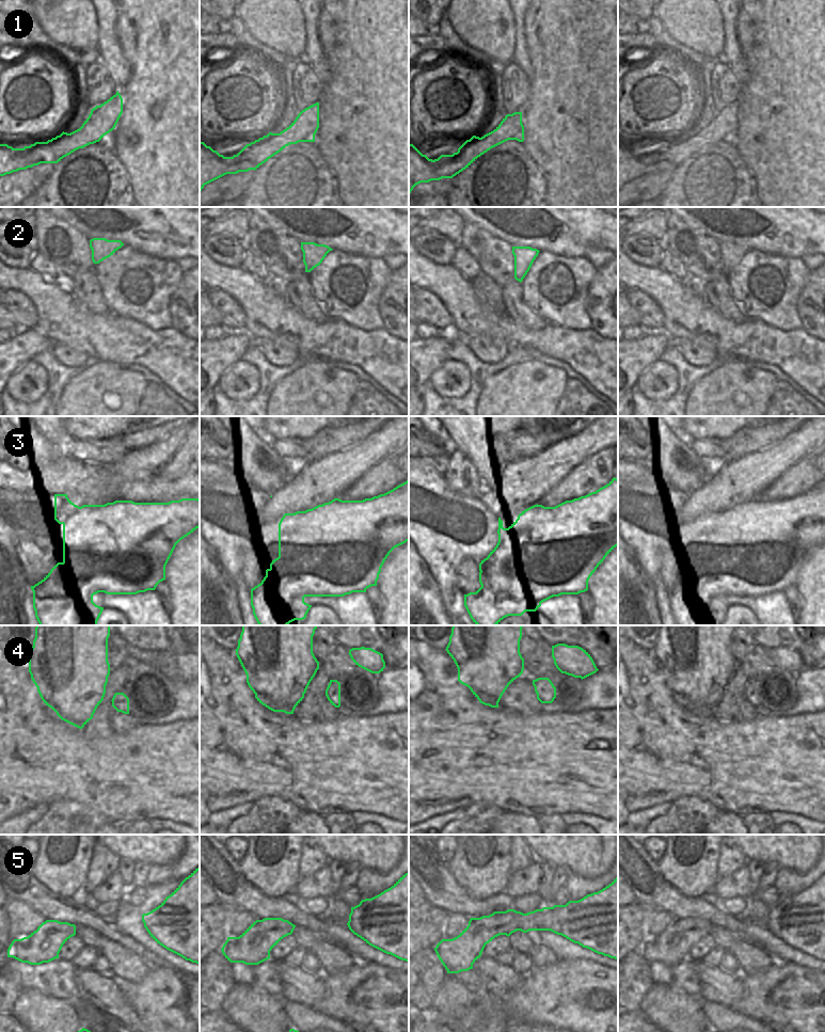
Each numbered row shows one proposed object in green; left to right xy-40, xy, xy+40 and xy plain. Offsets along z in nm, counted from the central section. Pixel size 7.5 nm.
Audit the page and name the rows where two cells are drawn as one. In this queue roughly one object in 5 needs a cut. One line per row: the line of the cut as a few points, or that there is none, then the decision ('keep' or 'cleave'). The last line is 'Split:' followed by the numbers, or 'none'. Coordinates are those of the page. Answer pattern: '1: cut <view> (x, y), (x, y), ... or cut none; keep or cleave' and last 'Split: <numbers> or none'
1: cut none; keep
2: cut none; keep
3: cut none; keep
4: cut none; keep
5: cut none; keep
Split: none

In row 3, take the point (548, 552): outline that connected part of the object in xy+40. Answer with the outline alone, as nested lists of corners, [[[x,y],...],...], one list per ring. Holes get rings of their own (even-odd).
[[[613,478],[606,486],[585,496],[566,501],[555,507],[534,505],[522,511],[518,519],[508,527],[503,527],[503,521],[498,518],[498,542],[487,558],[479,563],[479,583],[481,587],[476,592],[464,594],[464,606],[476,625],[497,625],[508,616],[522,616],[525,612],[536,612],[541,603],[561,594],[578,594],[588,590],[588,581],[605,557],[618,545],[618,479]]]

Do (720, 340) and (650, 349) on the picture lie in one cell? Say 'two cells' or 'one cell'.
two cells

